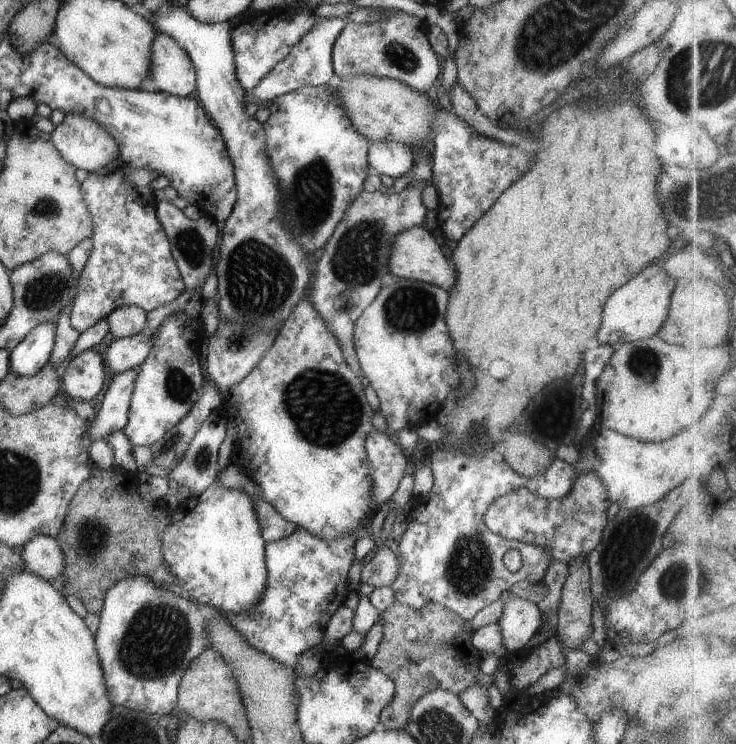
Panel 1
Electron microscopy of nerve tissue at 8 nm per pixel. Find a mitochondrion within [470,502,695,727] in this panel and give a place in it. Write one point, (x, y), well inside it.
(630, 542)

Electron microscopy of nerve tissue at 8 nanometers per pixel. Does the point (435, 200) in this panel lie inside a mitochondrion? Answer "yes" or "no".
no

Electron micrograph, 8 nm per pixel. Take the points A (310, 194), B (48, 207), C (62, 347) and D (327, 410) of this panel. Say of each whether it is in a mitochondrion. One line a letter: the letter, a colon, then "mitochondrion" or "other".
A: mitochondrion
B: mitochondrion
C: other
D: mitochondrion

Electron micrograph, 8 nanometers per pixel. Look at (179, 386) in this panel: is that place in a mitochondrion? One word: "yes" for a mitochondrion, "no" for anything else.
yes

